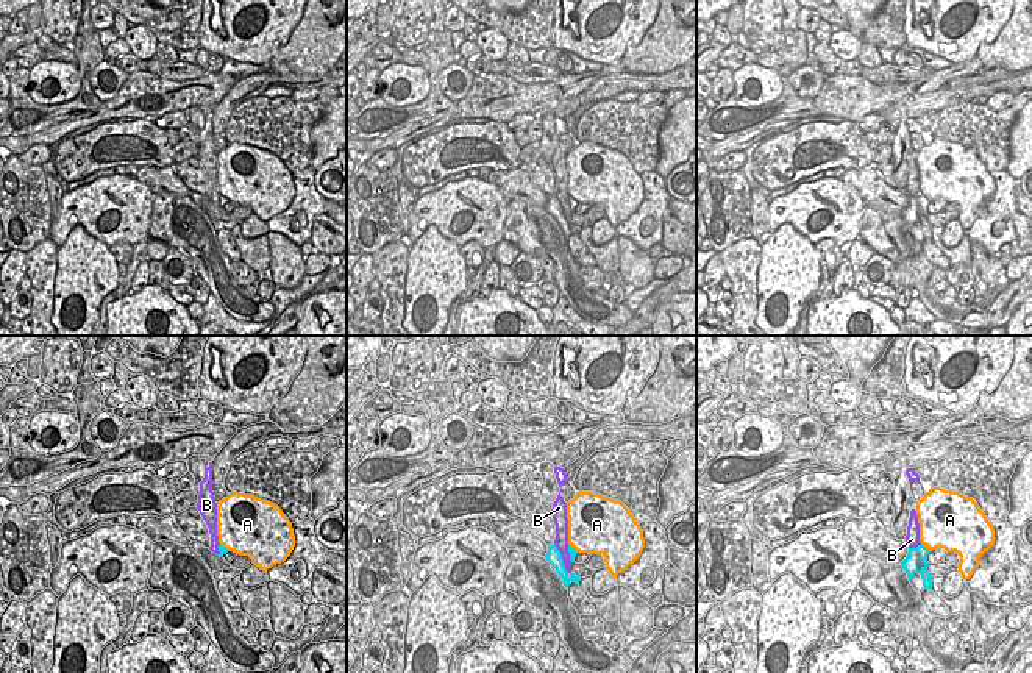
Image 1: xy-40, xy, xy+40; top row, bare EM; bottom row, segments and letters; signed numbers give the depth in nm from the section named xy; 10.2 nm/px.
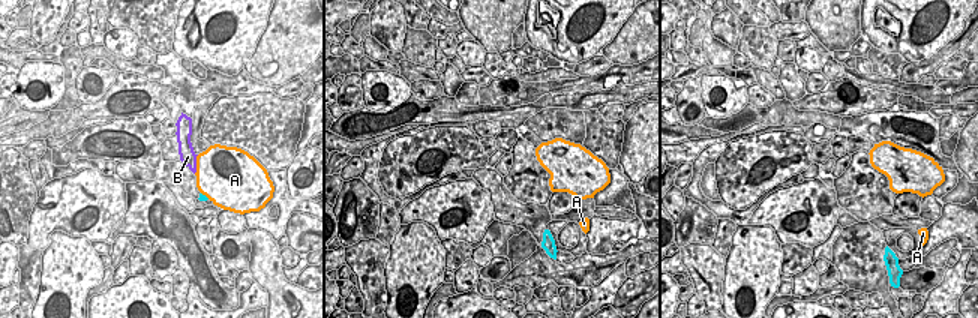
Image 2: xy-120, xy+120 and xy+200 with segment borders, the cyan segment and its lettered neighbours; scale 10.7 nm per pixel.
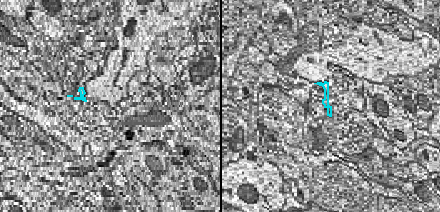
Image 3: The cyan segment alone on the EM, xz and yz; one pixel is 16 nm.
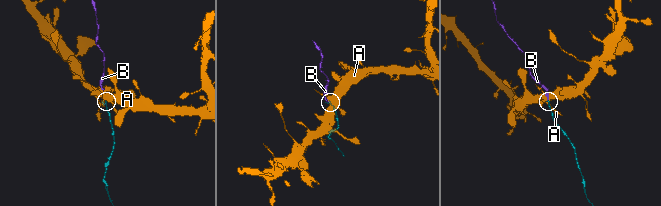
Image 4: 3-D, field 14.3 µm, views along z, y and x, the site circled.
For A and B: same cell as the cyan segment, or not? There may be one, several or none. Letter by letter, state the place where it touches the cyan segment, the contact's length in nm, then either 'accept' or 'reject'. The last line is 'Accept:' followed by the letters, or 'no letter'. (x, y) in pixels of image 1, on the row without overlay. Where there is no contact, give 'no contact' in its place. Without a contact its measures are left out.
A: meets cyan in xy+40 at (925, 197); contact 120 nm long; reject
B: meets cyan in xy at (562, 210); contact 360 nm long; accept
Accept: B

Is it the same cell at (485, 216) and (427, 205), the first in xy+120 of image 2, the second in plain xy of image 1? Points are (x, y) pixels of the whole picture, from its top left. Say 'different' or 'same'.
same

